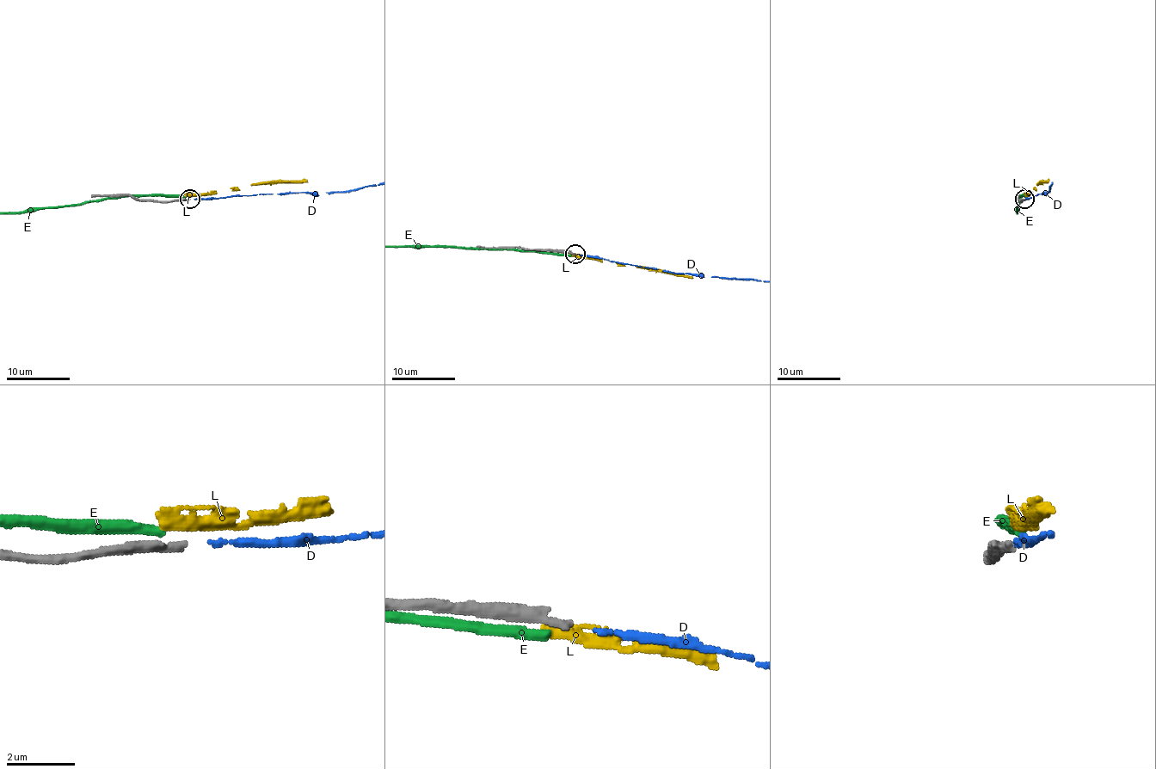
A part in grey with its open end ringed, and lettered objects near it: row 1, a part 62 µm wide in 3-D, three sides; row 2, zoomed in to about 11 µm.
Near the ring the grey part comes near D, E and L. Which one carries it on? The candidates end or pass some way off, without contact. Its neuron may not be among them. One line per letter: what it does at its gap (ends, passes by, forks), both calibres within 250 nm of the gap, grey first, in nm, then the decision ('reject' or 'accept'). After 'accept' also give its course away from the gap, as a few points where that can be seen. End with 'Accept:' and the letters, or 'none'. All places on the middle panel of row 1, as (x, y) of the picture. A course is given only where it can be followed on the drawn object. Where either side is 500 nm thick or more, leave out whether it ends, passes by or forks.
D: it ends; calibres 200 and 140 nm; accept
E: it ends; calibres 200 and 280 nm; reject
L: it ends; calibres 200 and 460 nm; reject
Accept: D

